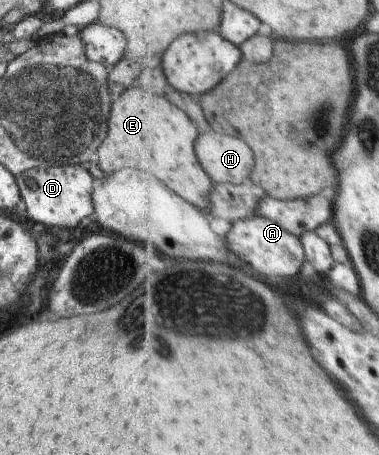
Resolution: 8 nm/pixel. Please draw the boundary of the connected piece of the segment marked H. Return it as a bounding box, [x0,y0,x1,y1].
[195,128,254,184]

